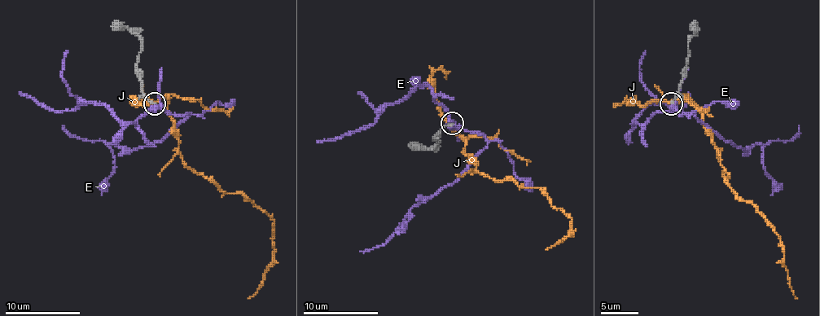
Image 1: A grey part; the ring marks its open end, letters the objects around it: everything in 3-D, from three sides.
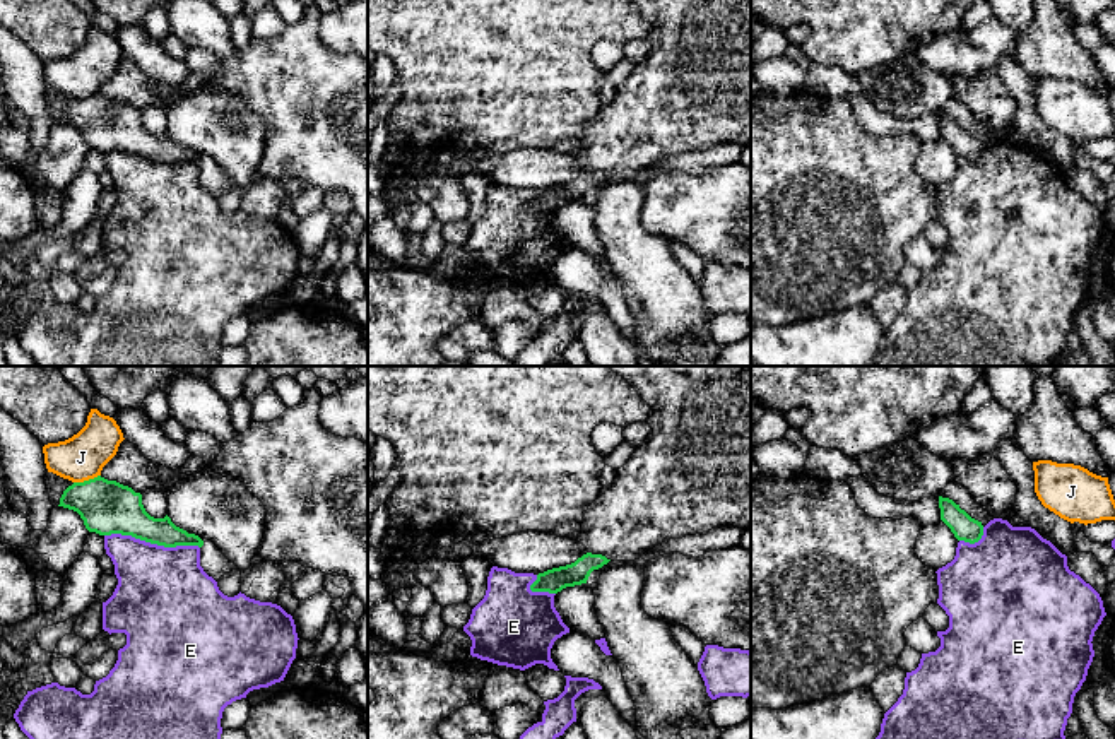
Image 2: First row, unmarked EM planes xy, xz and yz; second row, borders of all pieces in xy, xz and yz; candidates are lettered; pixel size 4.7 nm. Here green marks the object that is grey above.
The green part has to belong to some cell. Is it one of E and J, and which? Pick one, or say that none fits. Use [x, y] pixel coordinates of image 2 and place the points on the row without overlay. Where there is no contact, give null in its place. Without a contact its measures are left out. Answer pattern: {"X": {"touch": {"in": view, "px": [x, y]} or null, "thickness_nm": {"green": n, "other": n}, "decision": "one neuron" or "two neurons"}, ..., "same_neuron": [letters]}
{"E": {"touch": {"in": "xy", "px": [153, 159]}, "thickness_nm": {"green": 240, "other": 440}, "decision": "two neurons"}, "J": {"touch": {"in": "xy", "px": [86, 98]}, "thickness_nm": {"green": 260, "other": 220}, "decision": "two neurons"}, "same_neuron": []}

